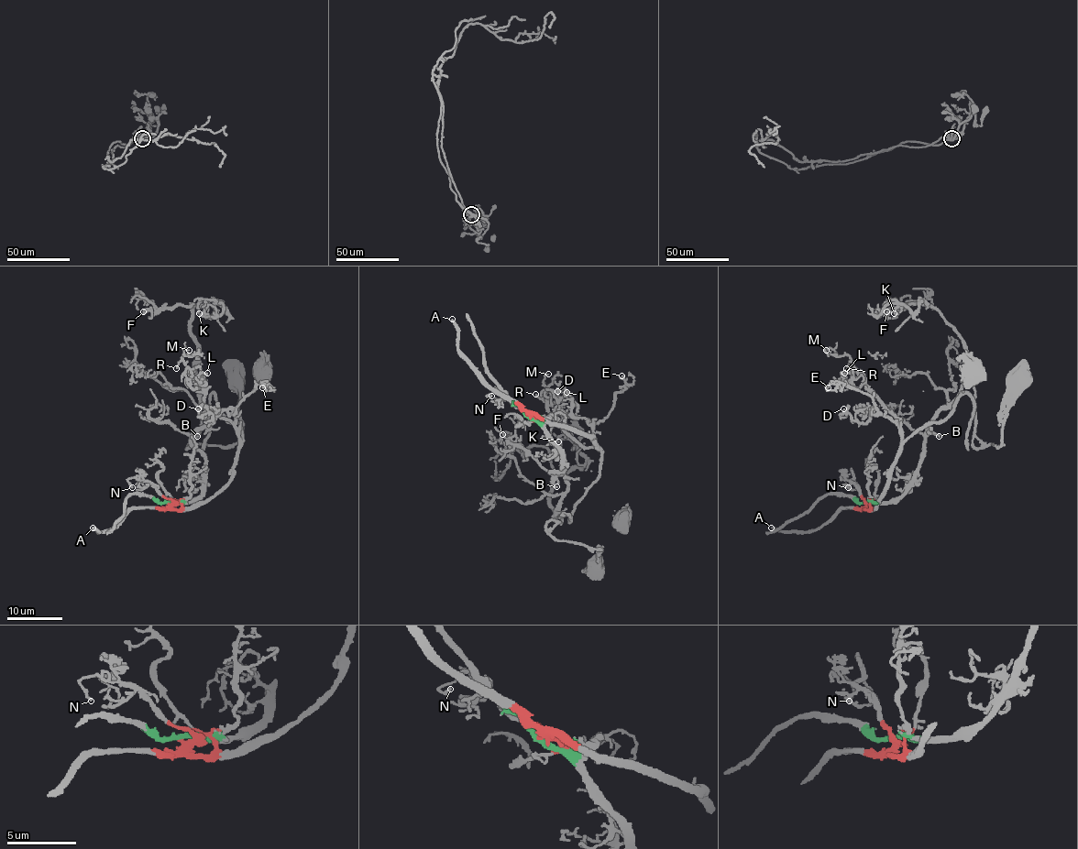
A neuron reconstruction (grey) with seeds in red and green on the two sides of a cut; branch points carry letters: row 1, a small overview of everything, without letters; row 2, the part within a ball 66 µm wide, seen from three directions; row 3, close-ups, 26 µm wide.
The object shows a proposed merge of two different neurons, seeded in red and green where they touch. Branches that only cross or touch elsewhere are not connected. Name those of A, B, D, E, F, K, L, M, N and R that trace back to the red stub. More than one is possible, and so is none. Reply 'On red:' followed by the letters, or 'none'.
On red: A, D, E, L, M, N, R

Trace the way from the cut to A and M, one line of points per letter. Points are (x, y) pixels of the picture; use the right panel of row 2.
A: (867, 503), (863, 507), (841, 507), (813, 531), (778, 531), (771, 527)
M: (867, 503), (874, 507), (876, 505), (891, 476), (899, 451), (899, 419), (871, 390), (849, 357), (827, 350)

